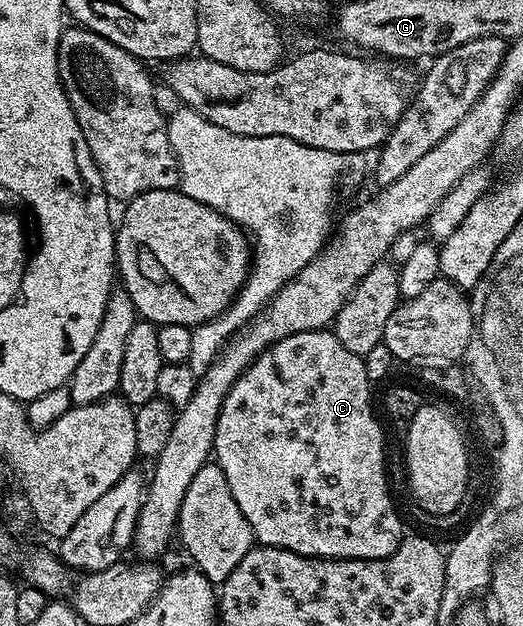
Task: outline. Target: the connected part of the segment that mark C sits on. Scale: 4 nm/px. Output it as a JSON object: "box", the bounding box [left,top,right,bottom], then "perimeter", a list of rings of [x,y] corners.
{"box":[213,329,403,559],"perimeter":[[[329,329],[295,333],[283,337],[278,343],[272,343],[237,378],[235,385],[231,385],[221,406],[219,421],[215,425],[213,455],[216,463],[223,469],[223,477],[227,477],[227,485],[231,485],[231,497],[235,497],[243,517],[247,517],[247,525],[251,525],[254,540],[260,546],[287,549],[291,553],[309,555],[312,559],[382,559],[399,549],[403,538],[401,519],[389,496],[389,479],[385,476],[385,435],[373,412],[372,390],[374,388],[367,377],[364,358],[351,353],[351,349],[345,348],[343,341],[339,341],[339,337]]]}

